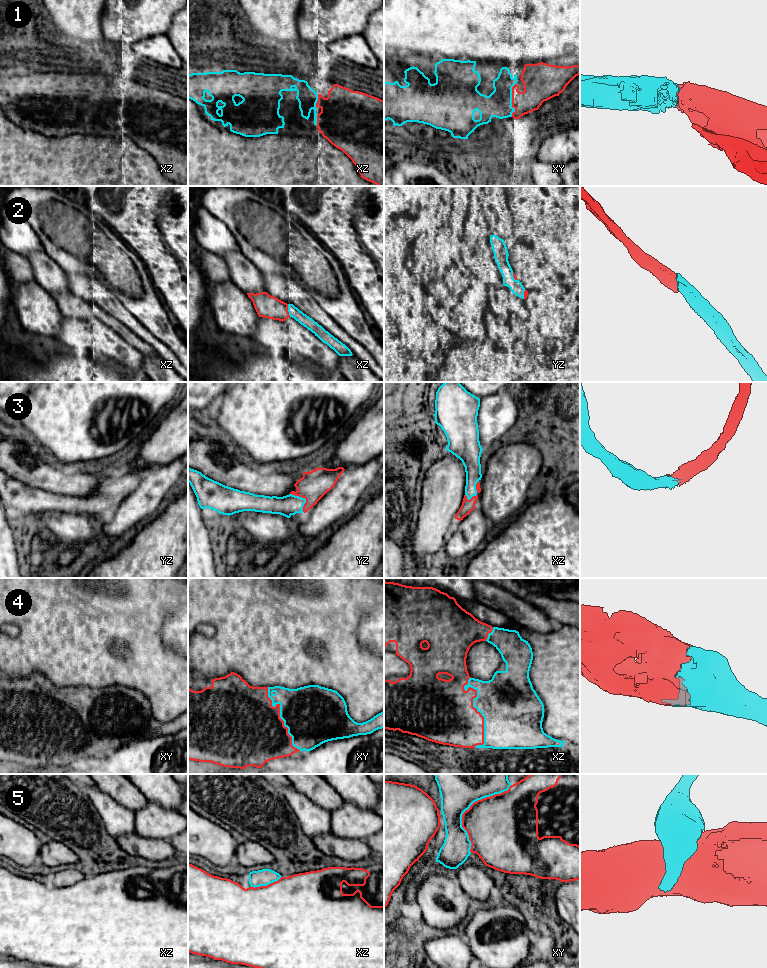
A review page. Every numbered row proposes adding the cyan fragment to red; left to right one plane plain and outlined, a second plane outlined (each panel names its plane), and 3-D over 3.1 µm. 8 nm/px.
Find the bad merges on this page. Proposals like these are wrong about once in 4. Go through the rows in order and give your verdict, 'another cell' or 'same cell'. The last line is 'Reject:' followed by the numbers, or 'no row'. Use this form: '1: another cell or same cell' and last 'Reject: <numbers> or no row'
1: same cell
2: same cell
3: same cell
4: same cell
5: another cell
Reject: 5

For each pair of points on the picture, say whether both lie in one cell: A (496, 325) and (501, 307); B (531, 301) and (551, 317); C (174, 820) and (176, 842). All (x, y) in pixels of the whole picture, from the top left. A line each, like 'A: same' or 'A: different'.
A: different
B: same
C: different

